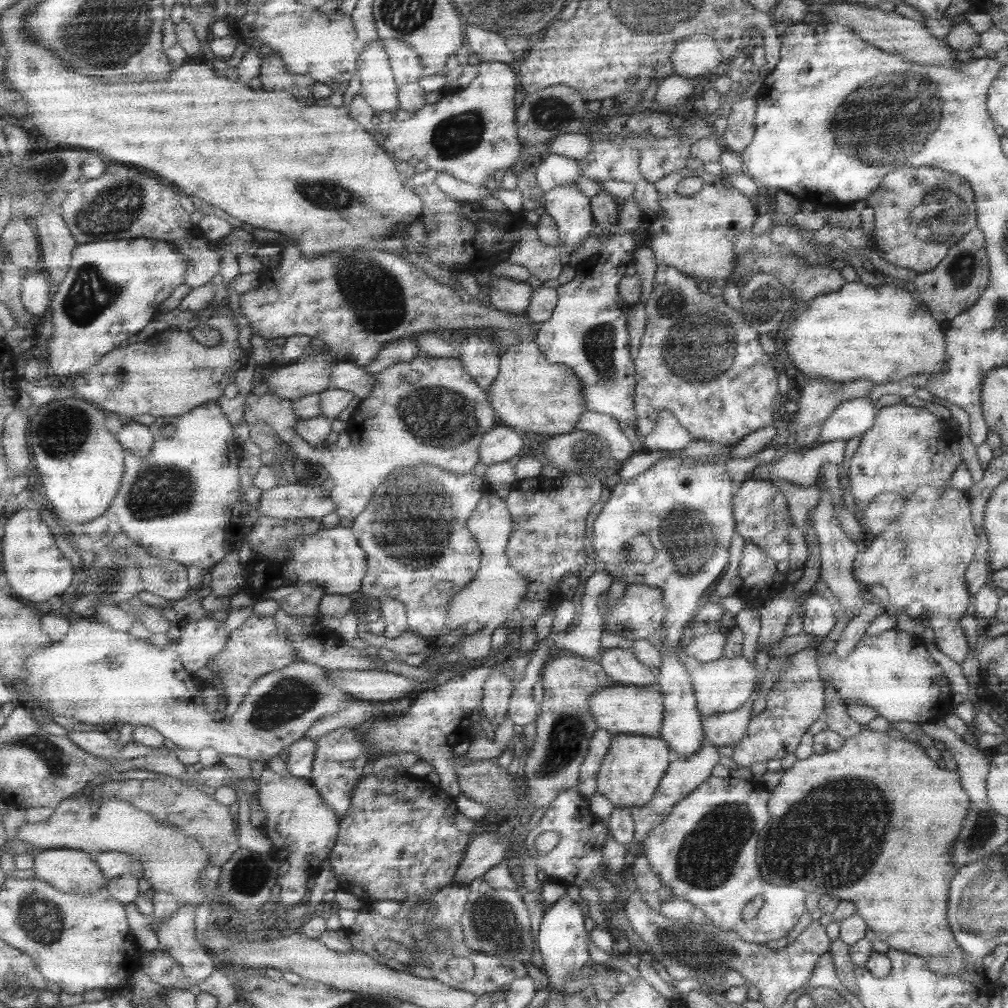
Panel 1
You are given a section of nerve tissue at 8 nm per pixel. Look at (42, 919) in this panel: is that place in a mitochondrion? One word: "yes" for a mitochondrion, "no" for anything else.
yes

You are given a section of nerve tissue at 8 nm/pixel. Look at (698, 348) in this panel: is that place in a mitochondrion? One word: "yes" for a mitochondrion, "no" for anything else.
yes

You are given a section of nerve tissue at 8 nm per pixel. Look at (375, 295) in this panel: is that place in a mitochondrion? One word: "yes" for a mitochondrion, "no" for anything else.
yes

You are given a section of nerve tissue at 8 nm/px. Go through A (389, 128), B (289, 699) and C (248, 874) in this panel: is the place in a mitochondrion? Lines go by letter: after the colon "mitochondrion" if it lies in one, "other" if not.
A: other
B: mitochondrion
C: mitochondrion

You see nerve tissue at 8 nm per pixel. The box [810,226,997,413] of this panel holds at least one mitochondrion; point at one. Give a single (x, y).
(961, 269)

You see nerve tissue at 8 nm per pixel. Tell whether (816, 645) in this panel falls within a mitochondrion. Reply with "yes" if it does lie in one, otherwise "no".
no

